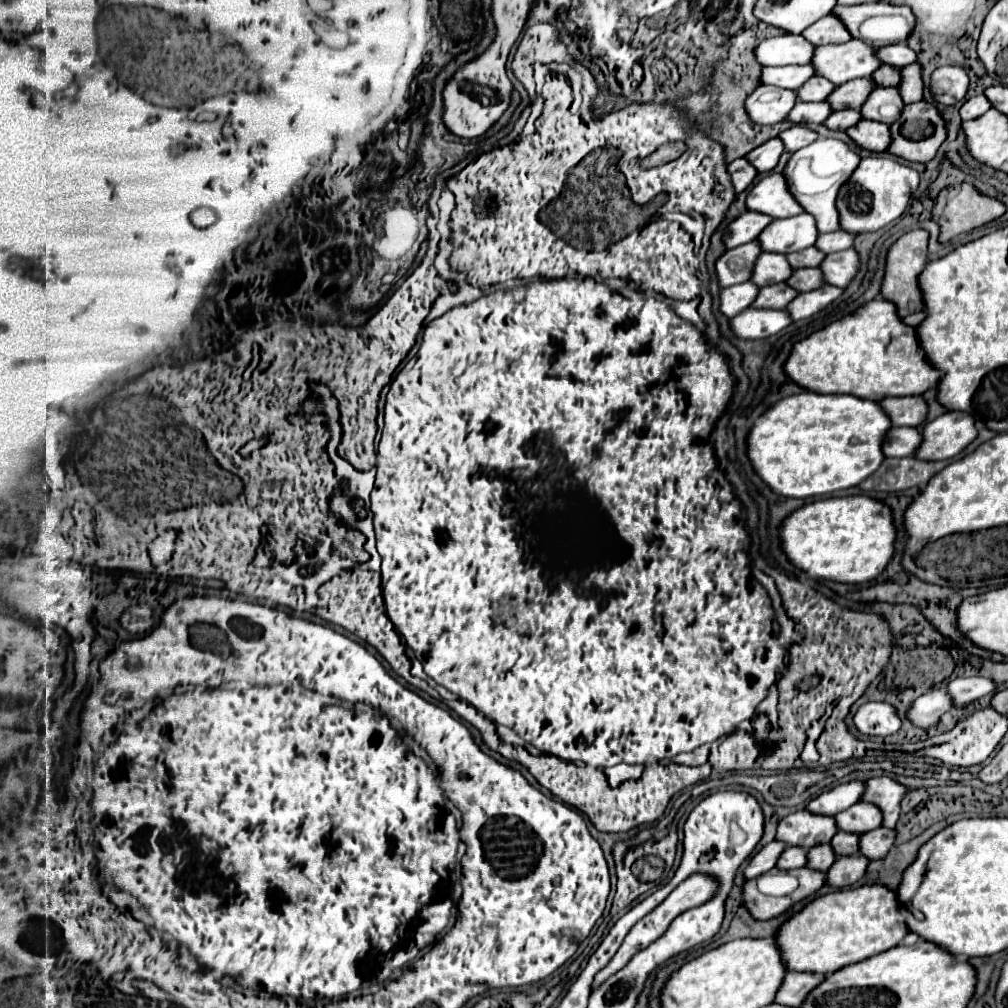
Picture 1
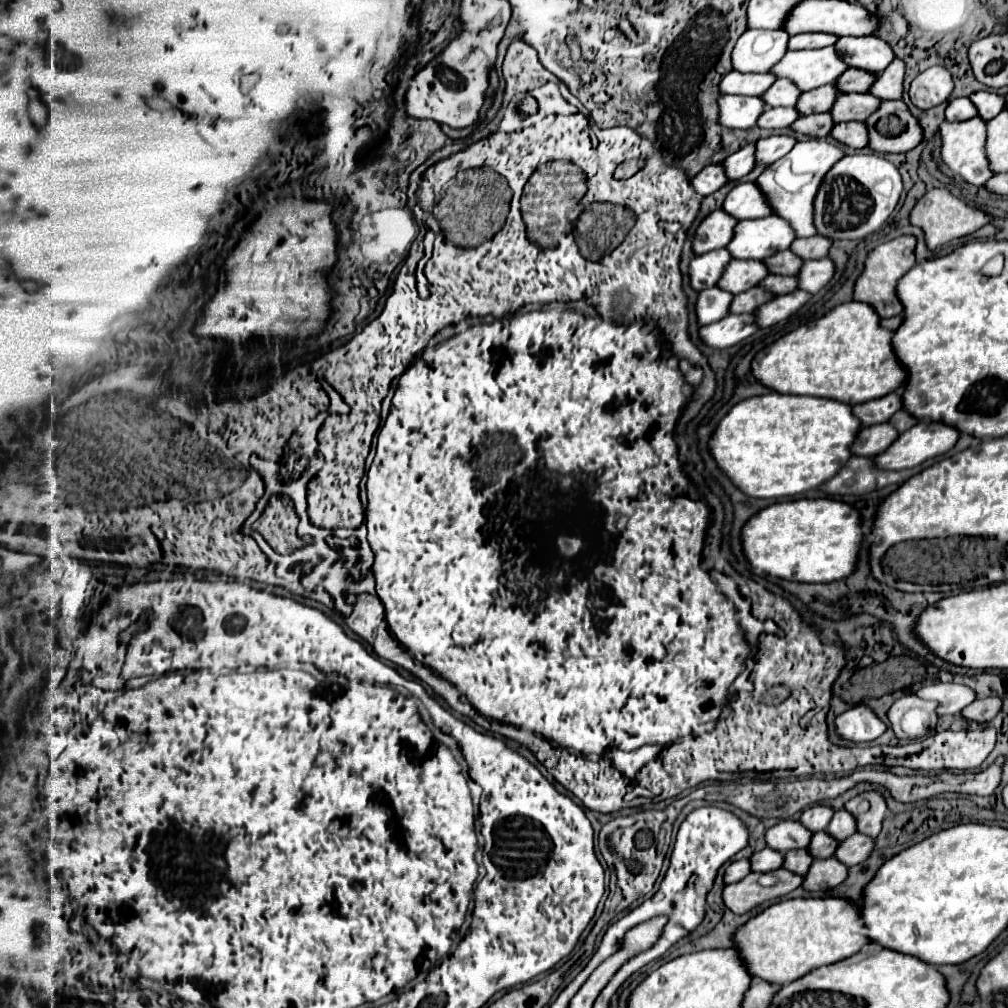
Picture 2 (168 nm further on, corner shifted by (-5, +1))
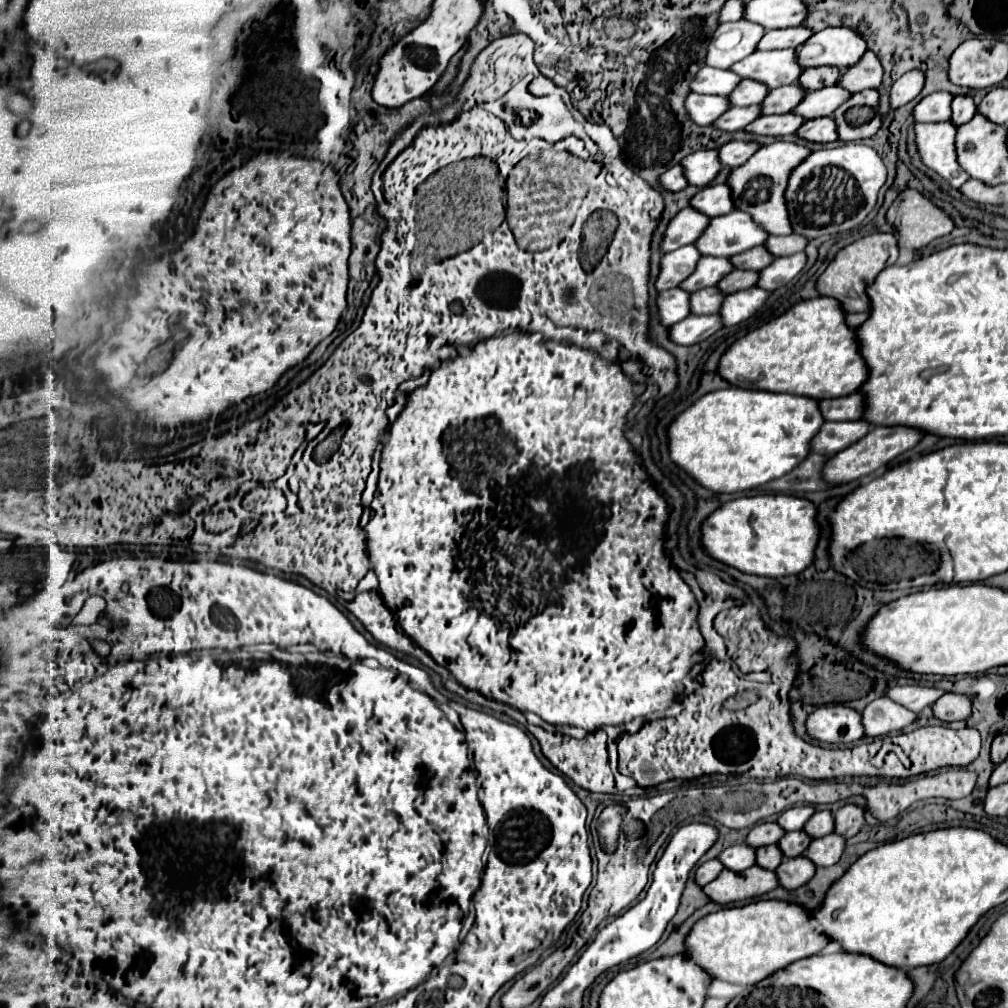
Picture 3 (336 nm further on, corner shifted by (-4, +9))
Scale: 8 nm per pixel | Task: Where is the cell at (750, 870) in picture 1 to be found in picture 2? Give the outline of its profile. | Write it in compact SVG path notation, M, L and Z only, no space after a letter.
M737 860L737 862L731 862L727 866L723 880L725 880L725 884L733 884L737 880L743 880L745 874L749 874L749 872L751 872L749 870L749 860Z

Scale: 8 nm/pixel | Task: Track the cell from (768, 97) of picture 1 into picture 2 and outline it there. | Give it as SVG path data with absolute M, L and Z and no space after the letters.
M721 96L717 100L717 110L717 120L723 128L753 128L755 120L765 110L765 104L757 96Z

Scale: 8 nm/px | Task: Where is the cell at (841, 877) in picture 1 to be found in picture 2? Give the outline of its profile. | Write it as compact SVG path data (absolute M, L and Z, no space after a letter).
M835 858L815 860L807 874L803 876L801 888L809 892L825 892L829 888L839 886L847 878L847 866L841 866L841 862L835 862Z

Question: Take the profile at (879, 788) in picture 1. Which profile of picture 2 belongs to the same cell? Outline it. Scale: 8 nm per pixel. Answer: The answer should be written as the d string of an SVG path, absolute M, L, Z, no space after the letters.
M863 792L845 804L845 810L855 818L857 832L875 838L881 832L883 814L887 812L885 800L879 792Z

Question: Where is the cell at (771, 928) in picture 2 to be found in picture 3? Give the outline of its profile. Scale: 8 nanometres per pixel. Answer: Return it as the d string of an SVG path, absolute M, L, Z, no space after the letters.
M758 900L744 906L724 908L694 924L686 938L686 954L716 980L732 984L756 984L784 966L818 954L830 938L816 930L812 910L786 900Z

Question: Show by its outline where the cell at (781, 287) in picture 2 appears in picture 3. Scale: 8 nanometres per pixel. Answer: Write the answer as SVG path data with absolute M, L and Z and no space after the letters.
M732 270L724 280L720 280L718 288L722 292L728 292L728 294L740 292L740 290L756 286L756 278L760 278L758 272L752 272L752 270Z

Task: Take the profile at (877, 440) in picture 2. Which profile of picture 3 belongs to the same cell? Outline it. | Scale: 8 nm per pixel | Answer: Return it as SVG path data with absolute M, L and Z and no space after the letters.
M866 420L854 422L826 422L818 436L812 442L812 452L818 454L838 454L846 446L852 446L856 440L868 434L872 424Z

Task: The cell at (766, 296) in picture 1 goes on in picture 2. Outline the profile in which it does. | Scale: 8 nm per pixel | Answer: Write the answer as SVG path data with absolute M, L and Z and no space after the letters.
M749 288L749 290L733 296L733 300L729 304L729 314L753 312L761 302L767 302L767 298L773 298L773 294L769 294L761 288Z

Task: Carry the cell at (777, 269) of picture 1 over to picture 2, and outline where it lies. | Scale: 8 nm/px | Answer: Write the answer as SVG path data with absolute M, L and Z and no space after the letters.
M731 260L721 274L717 288L731 292L731 294L739 294L739 292L745 292L745 290L757 286L761 282L761 278L767 276L767 272L769 270L765 270L765 266L761 266L761 262Z

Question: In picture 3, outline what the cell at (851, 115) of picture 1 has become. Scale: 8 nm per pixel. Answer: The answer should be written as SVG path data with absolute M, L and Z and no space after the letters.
M780 114L780 116L764 116L758 118L756 122L748 124L748 132L754 134L770 134L770 136L784 136L784 134L794 134L802 124L804 124L804 116L800 114Z

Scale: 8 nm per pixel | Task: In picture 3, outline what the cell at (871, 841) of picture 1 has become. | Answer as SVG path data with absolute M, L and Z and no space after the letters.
M828 834L824 838L816 838L808 850L804 852L816 866L832 866L840 860L846 848L846 838L842 834Z

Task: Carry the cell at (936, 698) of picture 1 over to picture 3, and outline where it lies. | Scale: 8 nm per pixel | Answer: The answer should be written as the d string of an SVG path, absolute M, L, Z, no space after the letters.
M888 696L876 698L874 702L870 702L864 712L864 730L866 736L882 736L888 732L900 732L906 726L910 726L912 722L916 722L918 714L912 710L904 710L904 706L900 706L898 702L892 702Z

